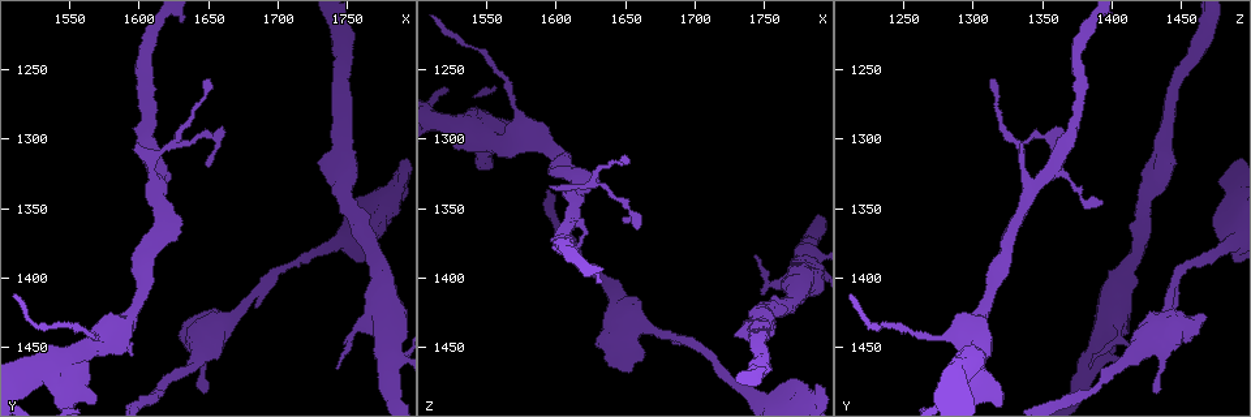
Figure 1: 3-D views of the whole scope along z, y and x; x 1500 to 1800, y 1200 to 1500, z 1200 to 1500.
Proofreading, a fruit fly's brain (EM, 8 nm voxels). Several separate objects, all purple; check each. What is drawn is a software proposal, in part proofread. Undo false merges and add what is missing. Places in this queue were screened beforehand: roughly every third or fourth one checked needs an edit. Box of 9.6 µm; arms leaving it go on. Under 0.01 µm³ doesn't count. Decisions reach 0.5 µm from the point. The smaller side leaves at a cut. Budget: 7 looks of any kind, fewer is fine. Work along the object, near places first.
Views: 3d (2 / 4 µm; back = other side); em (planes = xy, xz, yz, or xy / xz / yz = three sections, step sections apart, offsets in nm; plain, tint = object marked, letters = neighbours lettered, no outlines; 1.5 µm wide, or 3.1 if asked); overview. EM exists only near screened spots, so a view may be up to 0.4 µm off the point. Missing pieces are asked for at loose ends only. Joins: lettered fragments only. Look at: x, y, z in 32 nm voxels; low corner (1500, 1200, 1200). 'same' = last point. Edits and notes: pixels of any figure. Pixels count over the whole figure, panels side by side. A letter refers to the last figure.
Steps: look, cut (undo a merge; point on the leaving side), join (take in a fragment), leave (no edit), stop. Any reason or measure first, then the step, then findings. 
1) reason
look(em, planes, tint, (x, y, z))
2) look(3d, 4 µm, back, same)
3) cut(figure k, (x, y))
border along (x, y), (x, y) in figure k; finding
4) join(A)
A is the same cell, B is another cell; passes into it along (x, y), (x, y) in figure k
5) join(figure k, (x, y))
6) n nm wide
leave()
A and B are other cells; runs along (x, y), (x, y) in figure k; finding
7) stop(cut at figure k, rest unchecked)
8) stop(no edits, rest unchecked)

tapers out
look(3d, 4 µm, (1744, 1466, 1386))

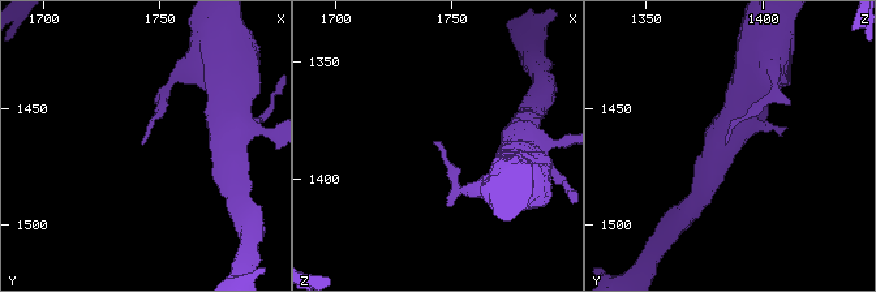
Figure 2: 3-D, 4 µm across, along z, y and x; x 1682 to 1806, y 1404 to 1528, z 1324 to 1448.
look(em, xz, step 4, tint, (1742, 1465, 1384))

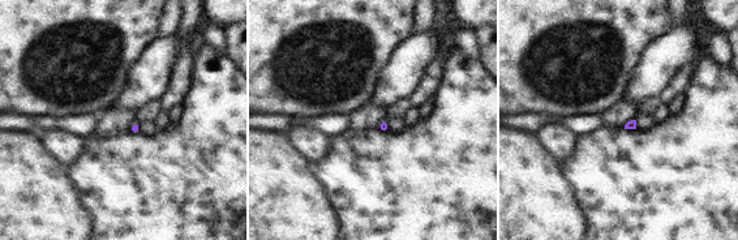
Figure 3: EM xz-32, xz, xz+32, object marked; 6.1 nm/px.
look(em, xy, step 4, letters, same)

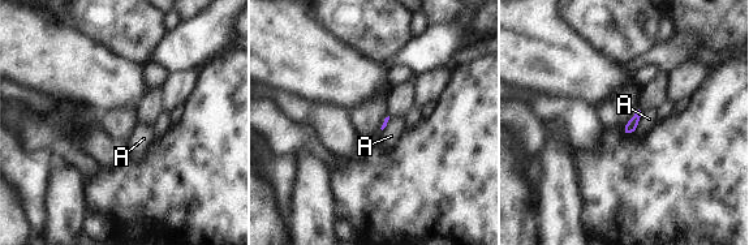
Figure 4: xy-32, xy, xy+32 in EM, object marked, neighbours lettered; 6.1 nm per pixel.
leave()
A is another cell; border along (641, 112), (637, 127), (632, 132) in figure 4; no lettered fragment goes on from it

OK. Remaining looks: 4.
thick turns thin
look(em, yz, step 8, tint, (1640, 1464, 1404))

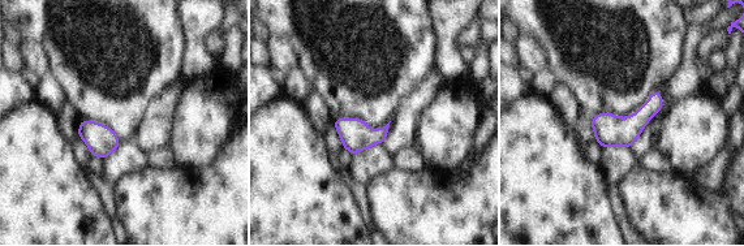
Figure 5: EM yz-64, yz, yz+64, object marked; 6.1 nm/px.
look(em, xz, step 8, letters, same)

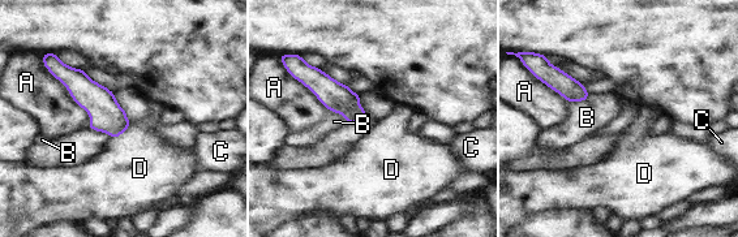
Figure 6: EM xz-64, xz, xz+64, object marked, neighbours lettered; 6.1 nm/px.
leave()
A, B, C and D are other cells; border along (48, 69), (89, 113), (88, 125) in figure 6; one neuron here

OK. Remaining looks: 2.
tapers out
look(em, planes, letters, (1650, 1320, 1358))

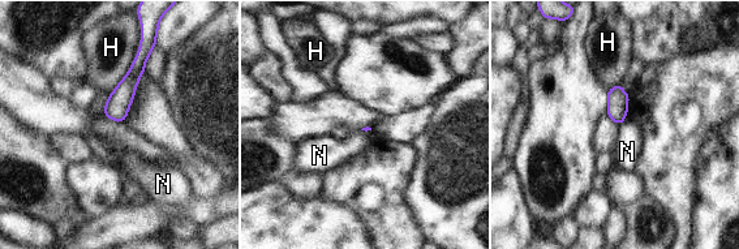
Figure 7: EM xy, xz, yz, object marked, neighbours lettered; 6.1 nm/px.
leave()
H and N are other cells; border along (626, 119), (619, 124) in figure 7; no lettered fragment goes on from it

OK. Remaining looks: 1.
stop(no edits, rest unchecked)

